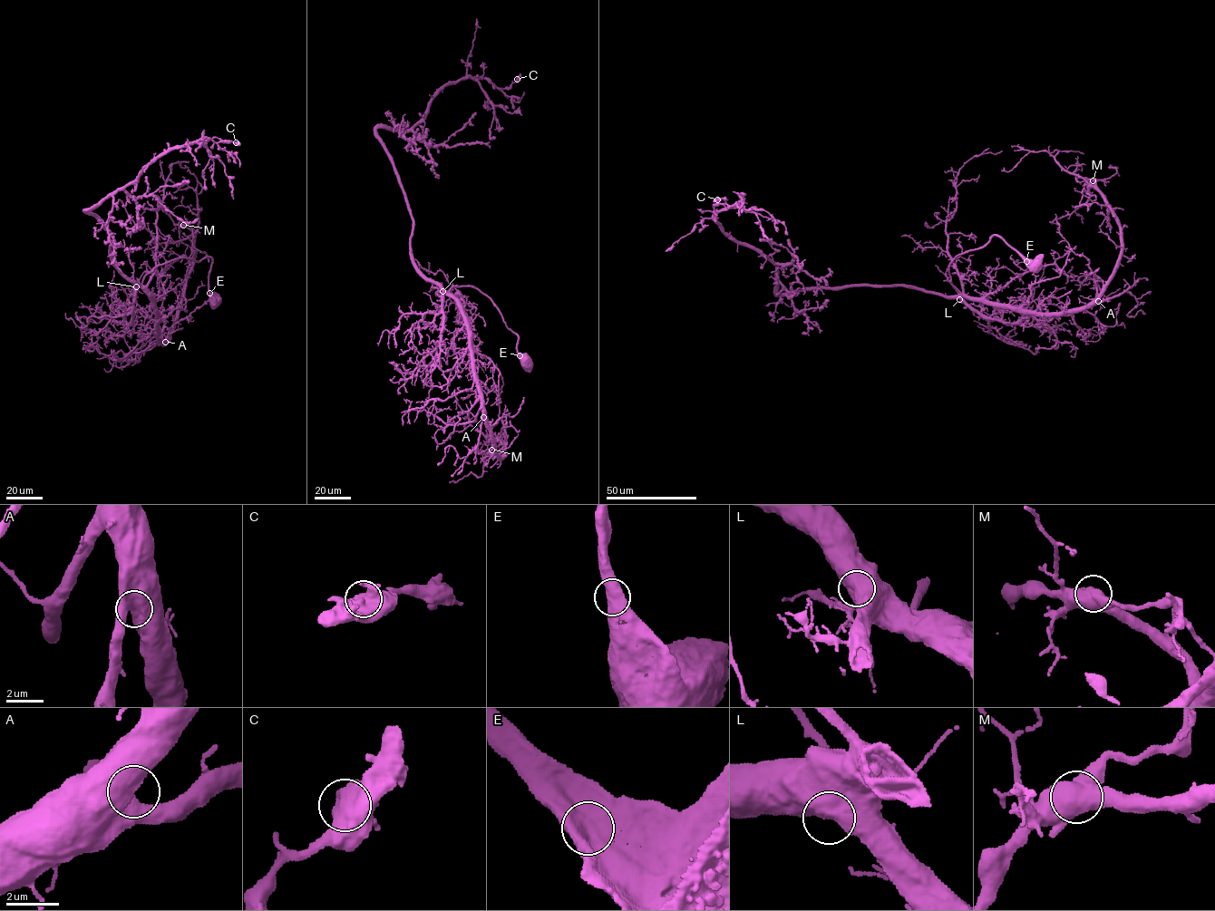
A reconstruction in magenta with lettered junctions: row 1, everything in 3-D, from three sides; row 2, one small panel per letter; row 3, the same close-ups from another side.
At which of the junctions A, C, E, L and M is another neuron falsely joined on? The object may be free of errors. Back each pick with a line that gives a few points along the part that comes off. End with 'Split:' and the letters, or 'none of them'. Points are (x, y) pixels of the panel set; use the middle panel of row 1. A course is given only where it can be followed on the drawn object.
M: Course of the part to remove: (491, 450), (499, 445), (502, 427), (511, 426), (517, 431), (520, 430)
Split: M

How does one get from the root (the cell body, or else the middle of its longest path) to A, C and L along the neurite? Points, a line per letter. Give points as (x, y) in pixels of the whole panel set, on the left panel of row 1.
A: (215, 302), (208, 292), (210, 257), (155, 266), (141, 284), (155, 313), (158, 340), (165, 342)
C: (215, 302), (210, 257), (160, 264), (140, 284), (85, 210), (170, 150), (203, 137), (236, 142)
L: (215, 302), (208, 292), (212, 259), (209, 256), (199, 261), (181, 257), (159, 265), (136, 286)

